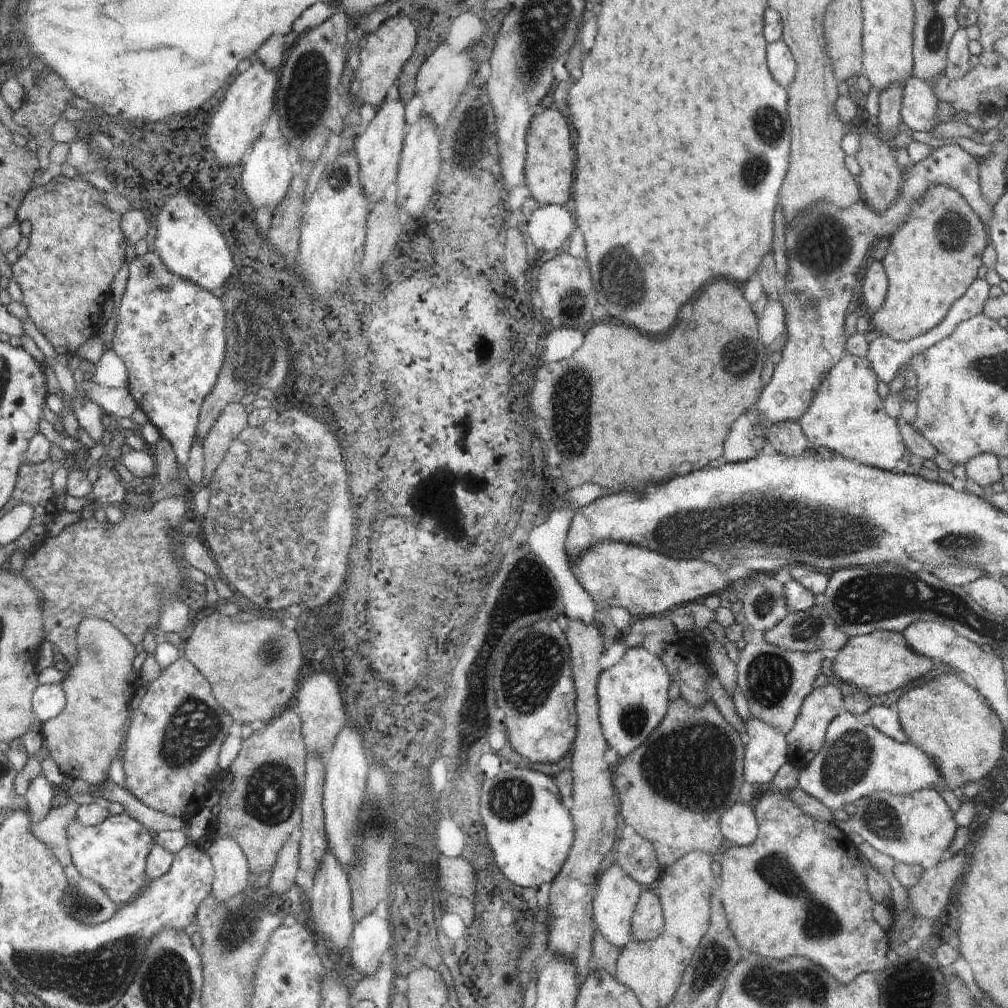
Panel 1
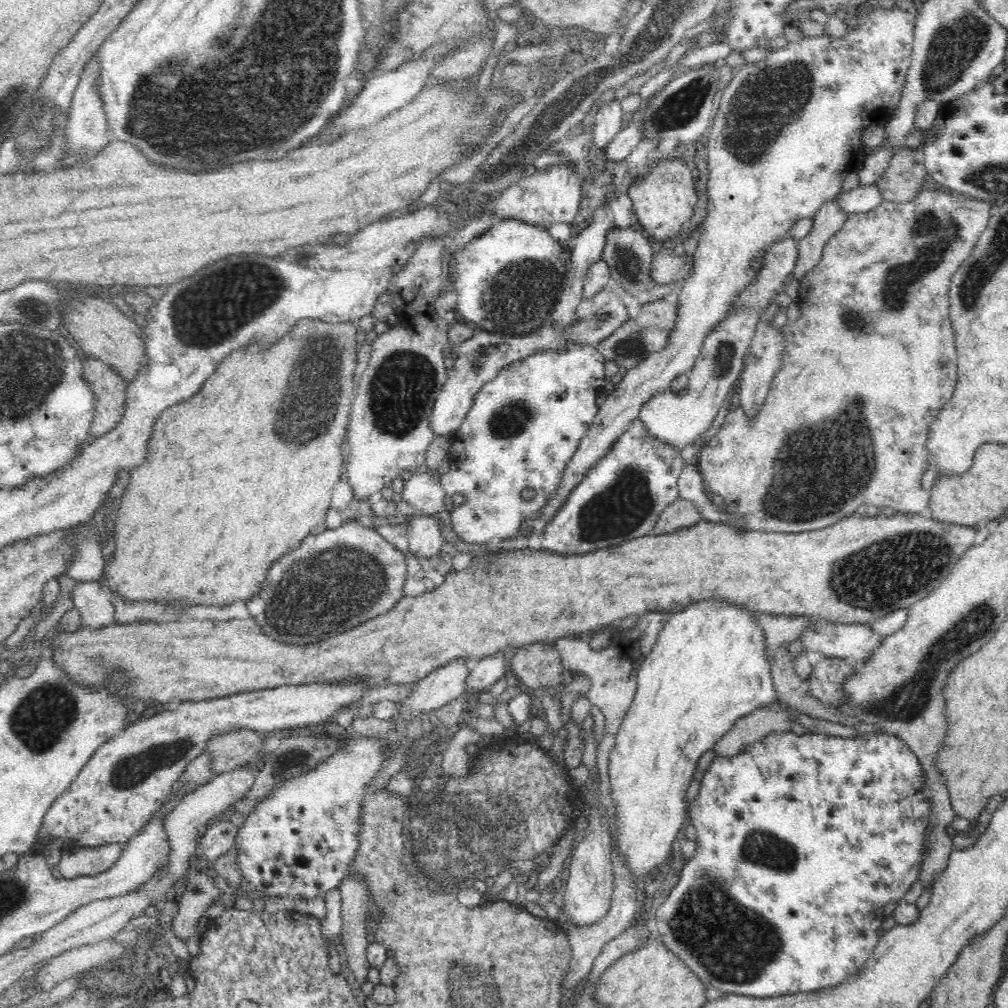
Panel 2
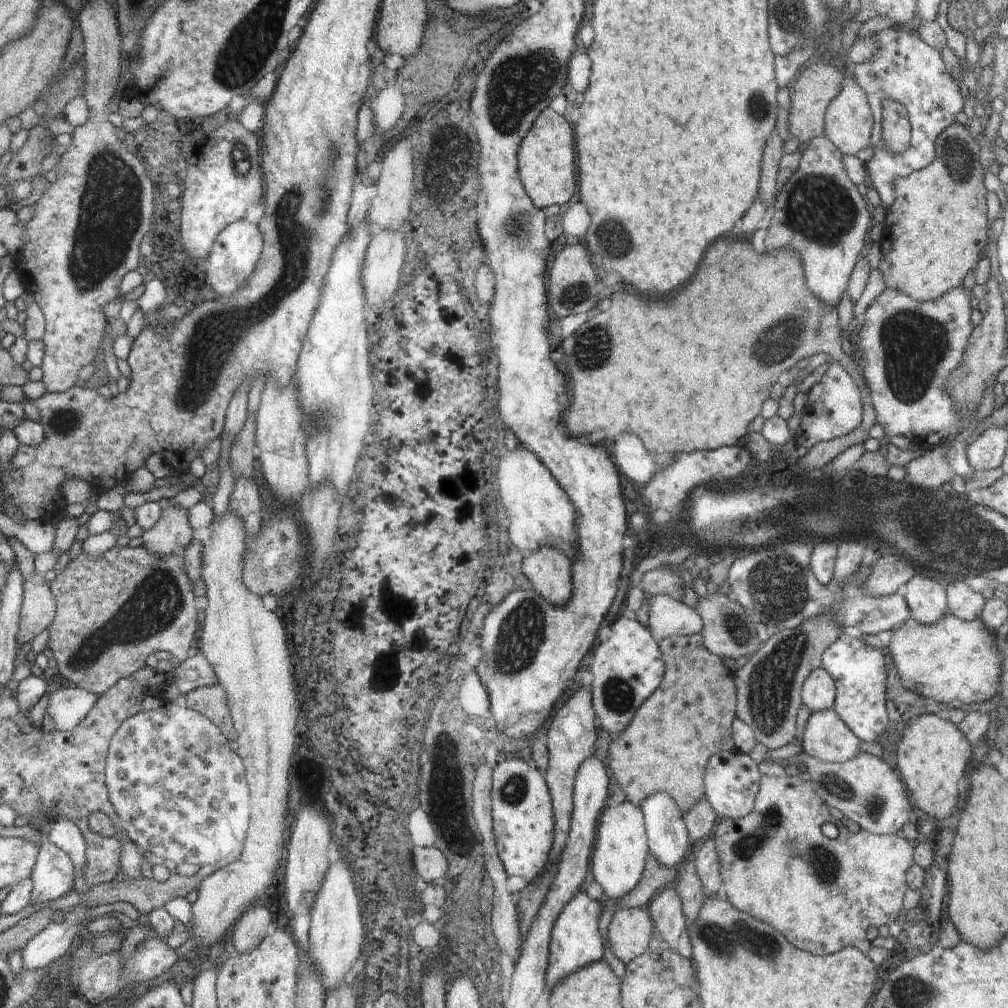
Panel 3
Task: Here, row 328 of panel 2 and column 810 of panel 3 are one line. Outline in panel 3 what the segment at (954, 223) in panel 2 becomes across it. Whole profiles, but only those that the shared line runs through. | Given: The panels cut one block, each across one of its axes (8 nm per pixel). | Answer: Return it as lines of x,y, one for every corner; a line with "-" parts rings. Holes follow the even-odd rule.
807,772
794,776
762,775
752,812
734,820
719,819
718,824
714,825
712,838
726,899
732,906
754,918
760,918
770,926
776,926
776,930
782,932
792,946
818,956
838,952
844,947
856,947
866,955
871,949
866,931
897,921
903,908
903,896
909,889
906,871
915,863
912,857
913,844
901,833
875,835
864,829
853,833
845,827
815,793
-
824,822
832,822
838,828
837,838
830,839
822,833
-
782,858
786,864
790,864
792,872
800,872
800,878
782,878

